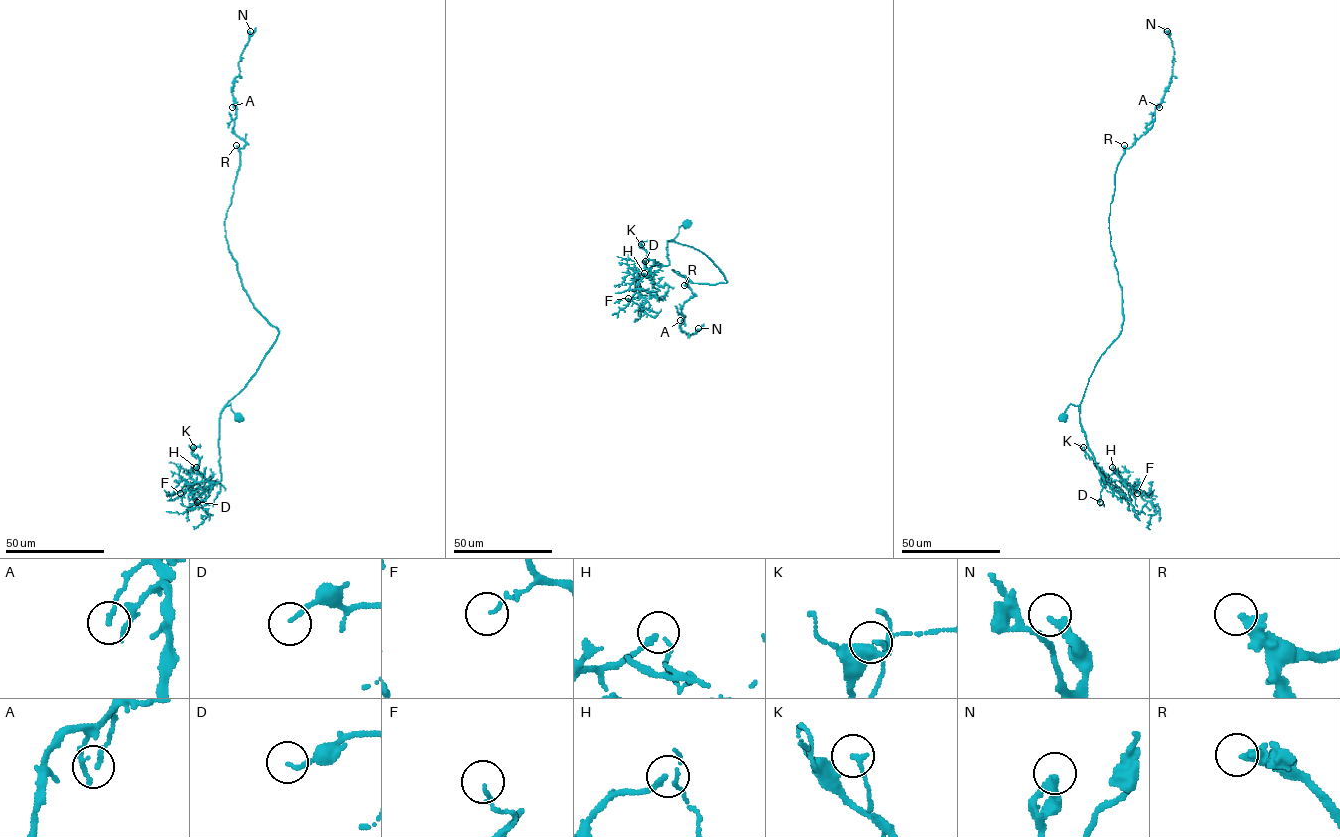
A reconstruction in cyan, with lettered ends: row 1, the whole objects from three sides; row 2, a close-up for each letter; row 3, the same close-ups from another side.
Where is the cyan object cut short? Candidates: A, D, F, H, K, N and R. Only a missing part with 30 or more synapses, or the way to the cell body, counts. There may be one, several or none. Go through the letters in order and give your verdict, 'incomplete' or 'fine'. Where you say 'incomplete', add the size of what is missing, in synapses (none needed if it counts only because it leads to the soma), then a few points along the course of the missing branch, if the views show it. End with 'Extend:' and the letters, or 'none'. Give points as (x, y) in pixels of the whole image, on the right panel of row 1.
A: fine
D: fine
F: fine
H: incomplete; about 70 synapses; missing branch runs (1112, 467), (1097, 443)
K: fine
N: fine
R: fine
Extend: H

